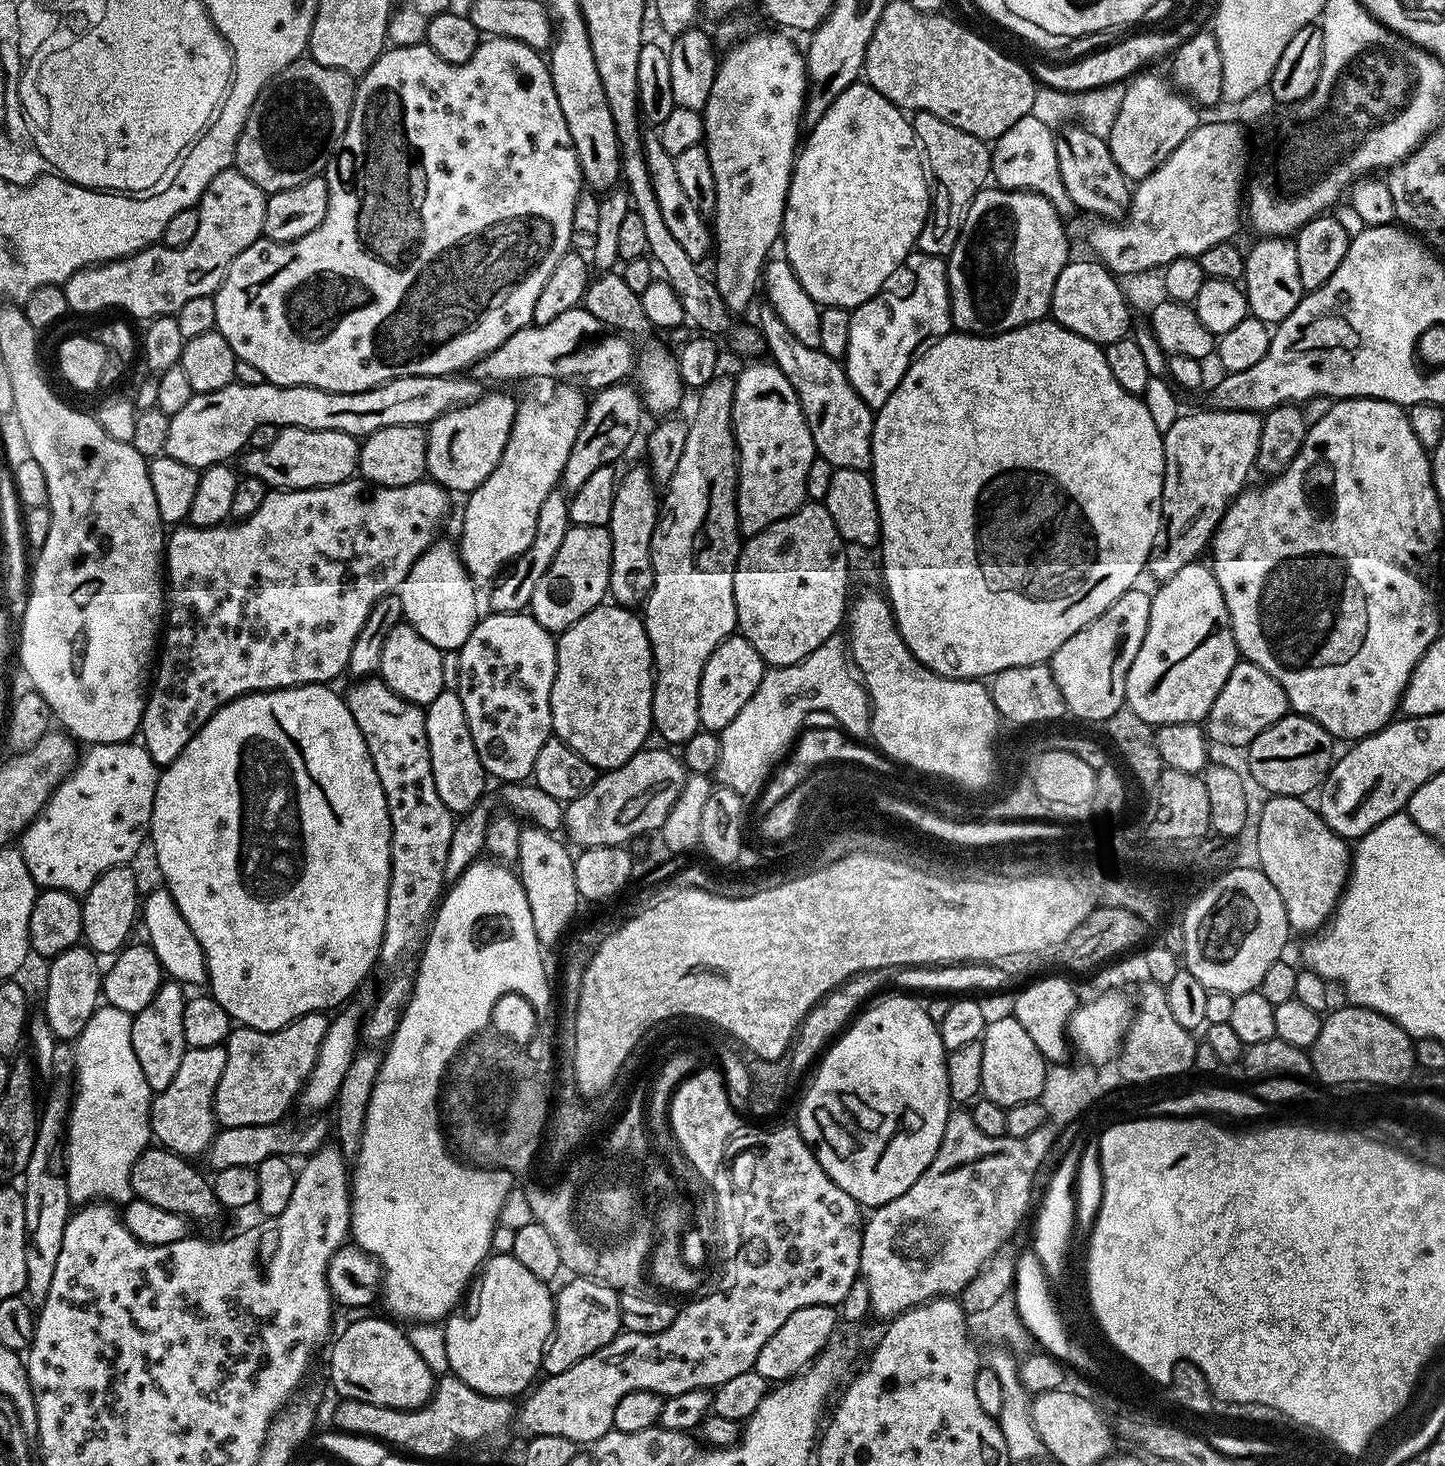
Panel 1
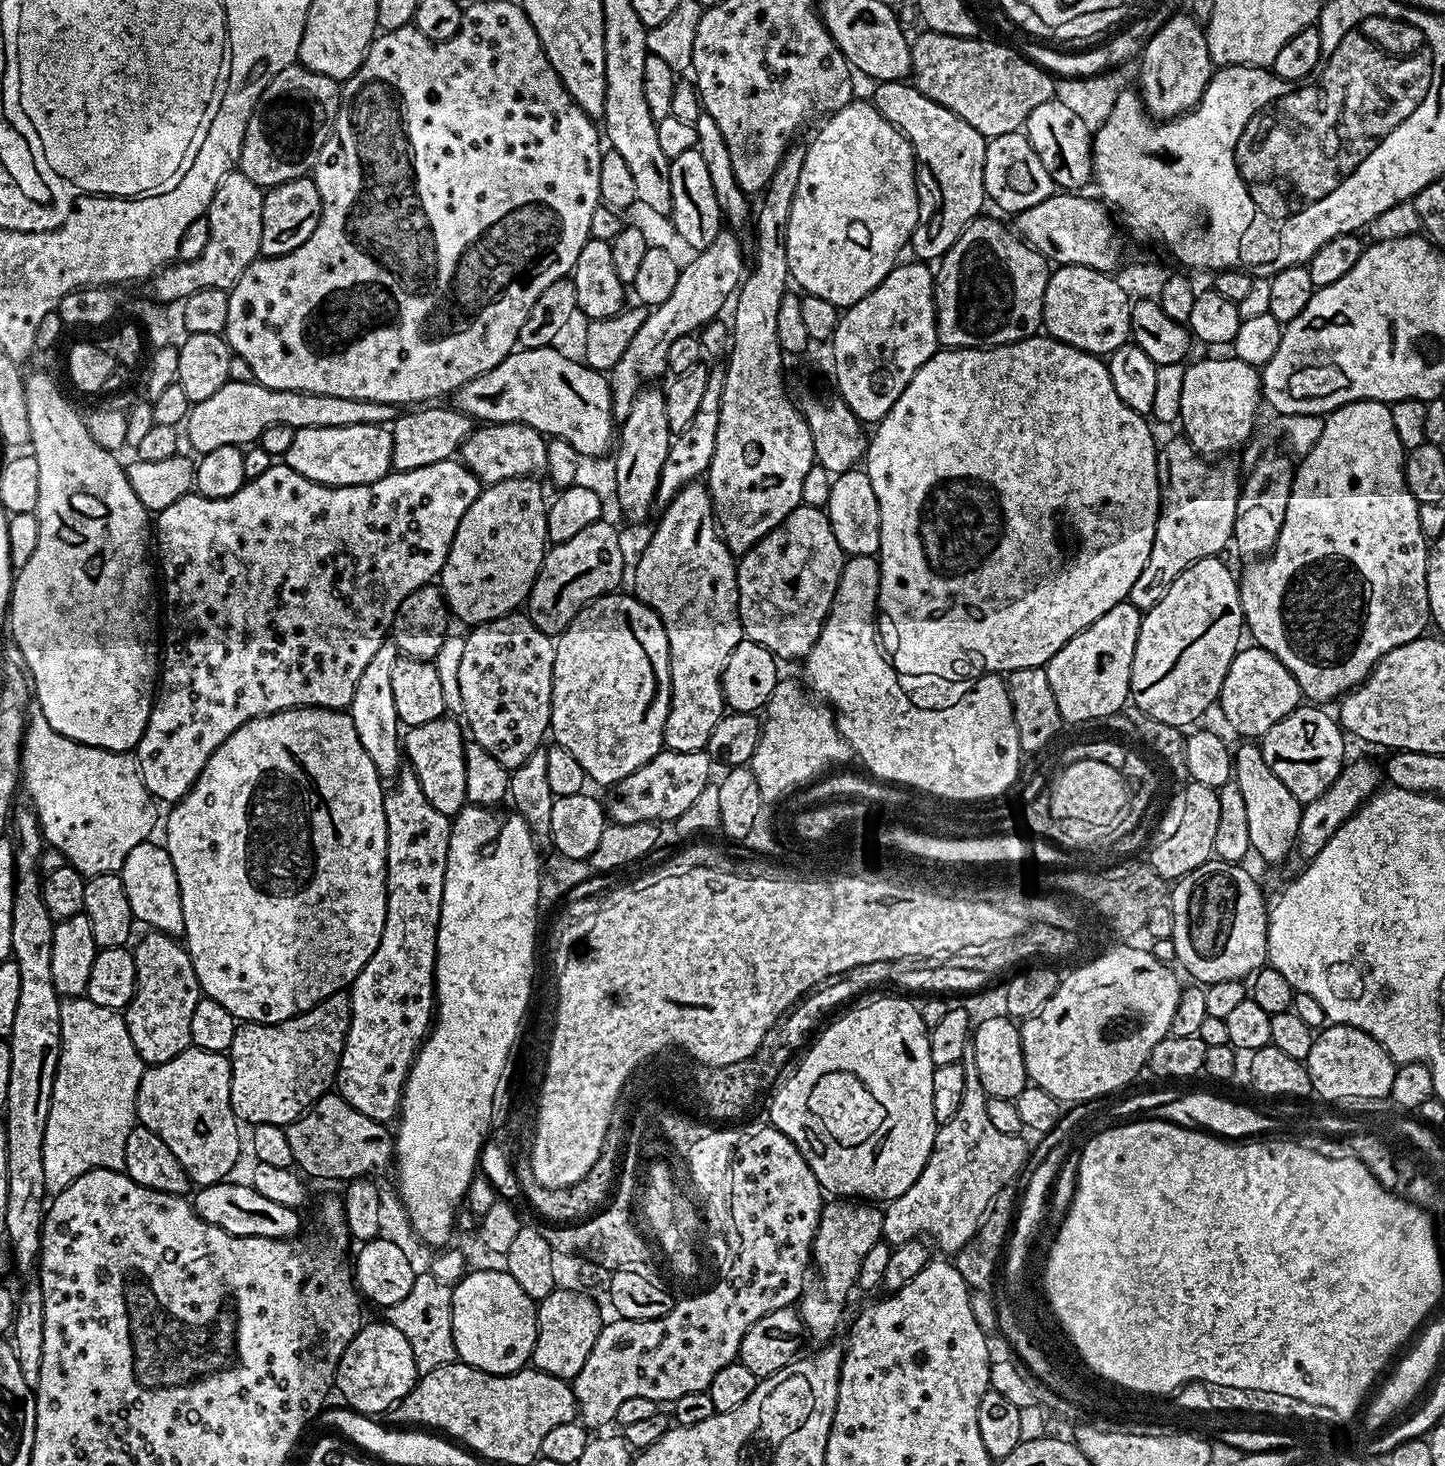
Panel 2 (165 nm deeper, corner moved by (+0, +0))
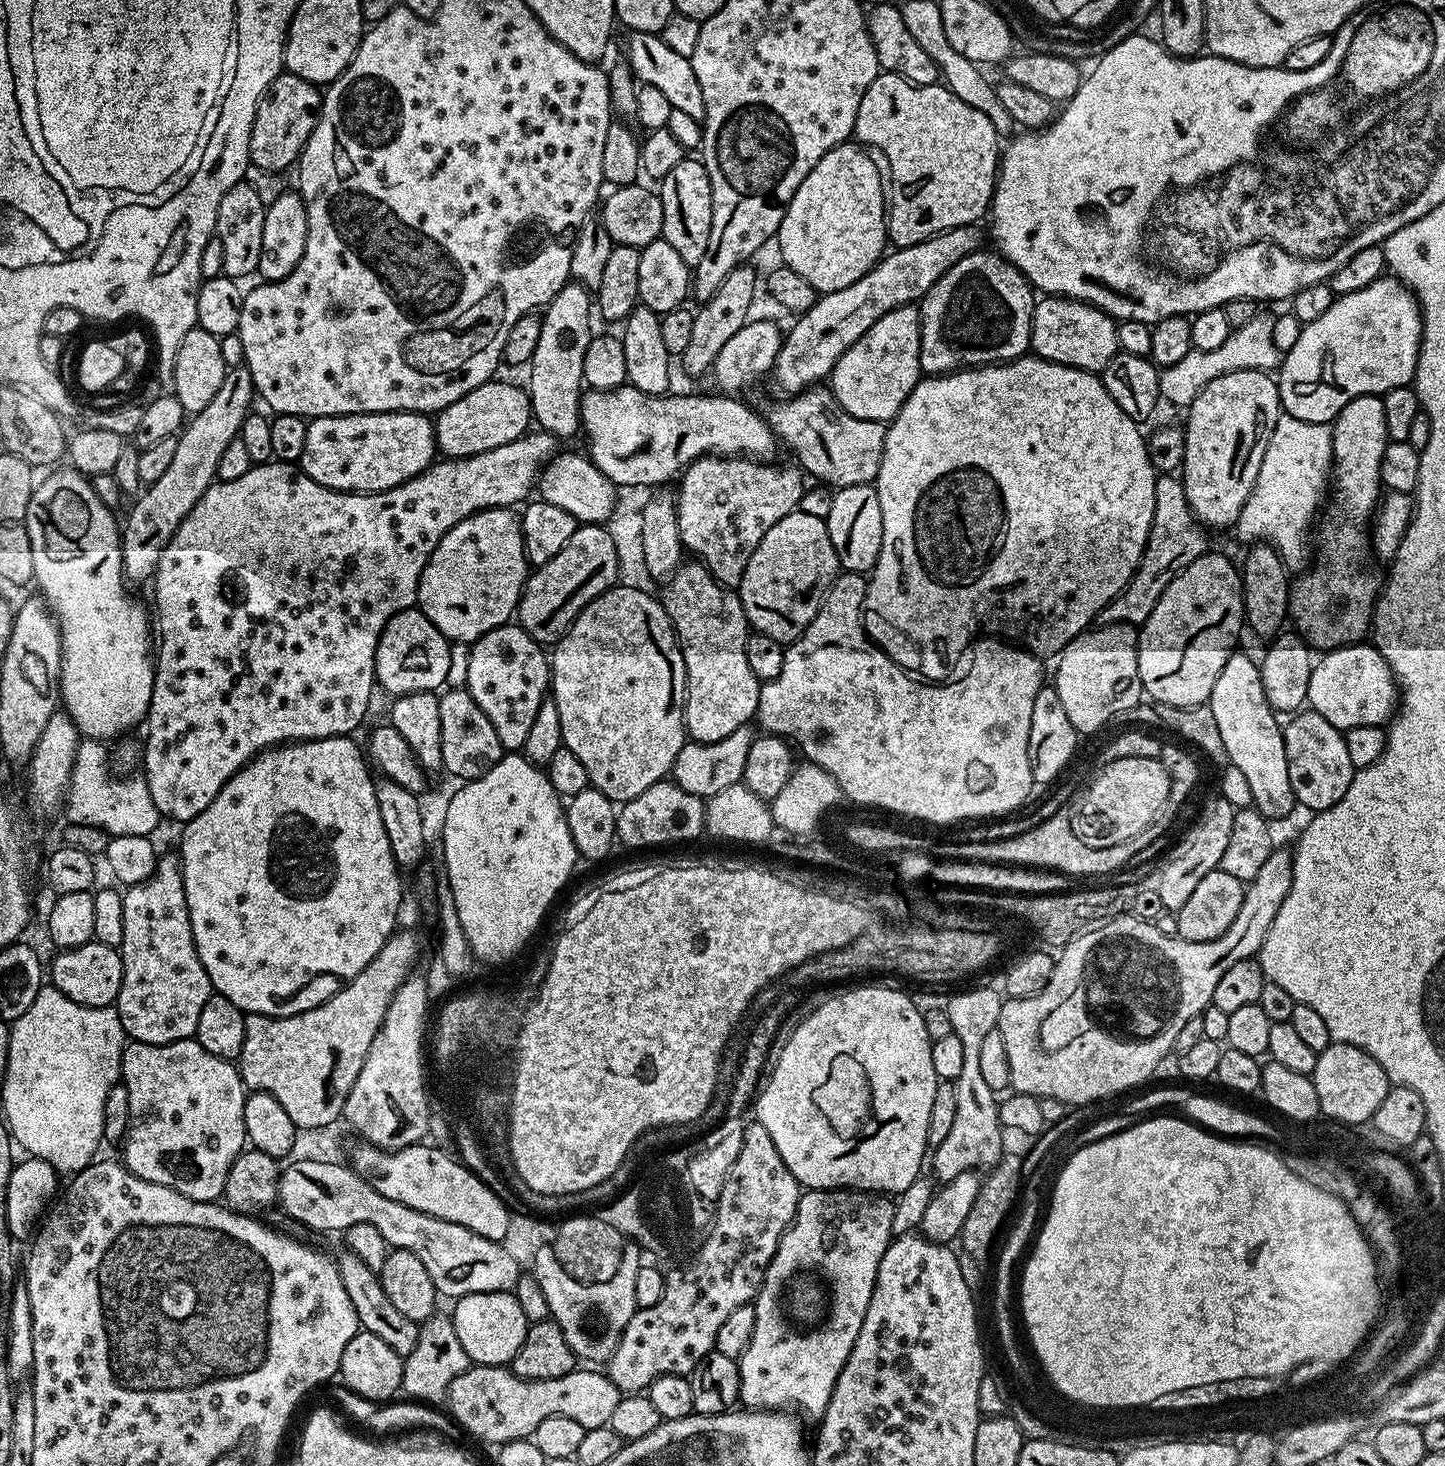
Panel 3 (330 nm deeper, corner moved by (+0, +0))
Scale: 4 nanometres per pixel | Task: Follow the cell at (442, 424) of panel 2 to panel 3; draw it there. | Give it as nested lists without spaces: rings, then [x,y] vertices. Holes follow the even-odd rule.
[[[500,379],[489,380],[458,398],[458,402],[450,402],[450,406],[435,413],[436,447],[445,457],[482,454],[486,450],[494,450],[494,446],[506,446],[506,442],[514,442],[529,431],[533,419],[527,391],[521,385],[519,388]]]

